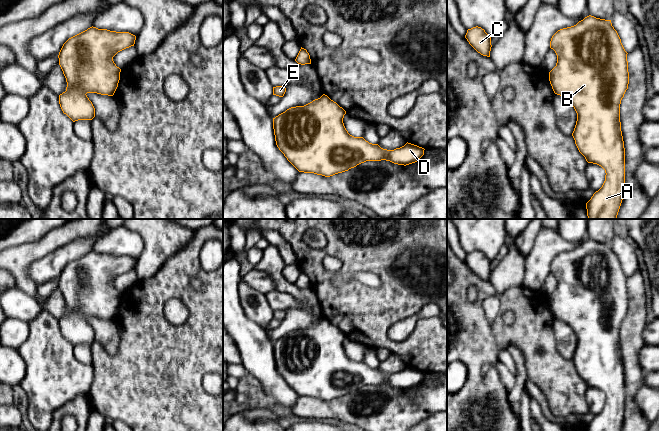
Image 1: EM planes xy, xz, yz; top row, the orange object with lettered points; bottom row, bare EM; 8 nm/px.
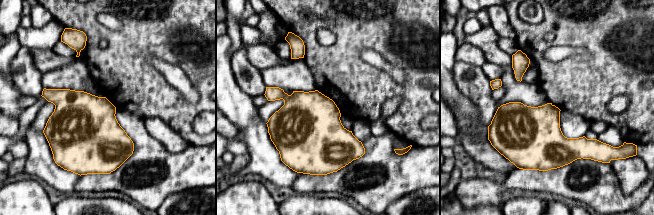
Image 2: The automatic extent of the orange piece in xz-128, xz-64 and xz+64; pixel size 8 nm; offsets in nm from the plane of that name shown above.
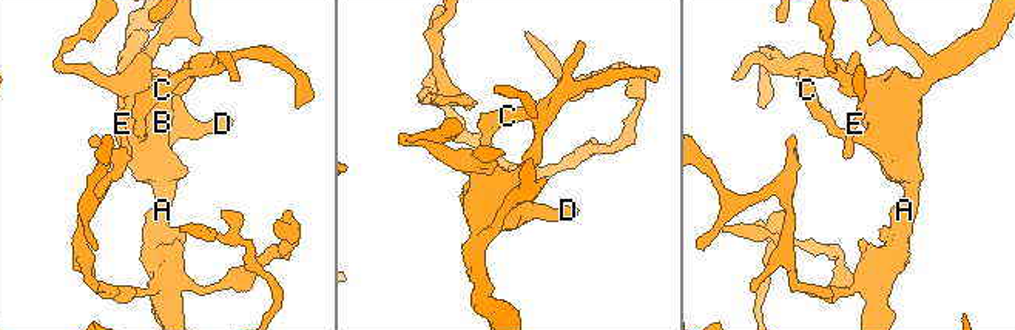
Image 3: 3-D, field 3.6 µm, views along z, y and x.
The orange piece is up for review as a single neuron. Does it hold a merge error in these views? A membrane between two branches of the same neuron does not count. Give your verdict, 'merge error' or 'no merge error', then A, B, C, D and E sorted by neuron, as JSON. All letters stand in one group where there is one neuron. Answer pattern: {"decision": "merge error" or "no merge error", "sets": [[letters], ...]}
{"decision": "no merge error", "sets": [["A", "B", "C", "D", "E"]]}

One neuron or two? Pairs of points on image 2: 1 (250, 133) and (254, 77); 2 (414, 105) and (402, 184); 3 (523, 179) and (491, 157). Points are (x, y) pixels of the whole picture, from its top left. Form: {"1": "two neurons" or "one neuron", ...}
{"1": "two neurons", "2": "two neurons", "3": "two neurons"}

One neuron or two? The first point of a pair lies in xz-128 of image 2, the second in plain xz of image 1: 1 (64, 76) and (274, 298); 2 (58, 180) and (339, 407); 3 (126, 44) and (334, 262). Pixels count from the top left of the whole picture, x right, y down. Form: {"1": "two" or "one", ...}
{"1": "one", "2": "two", "3": "two"}

